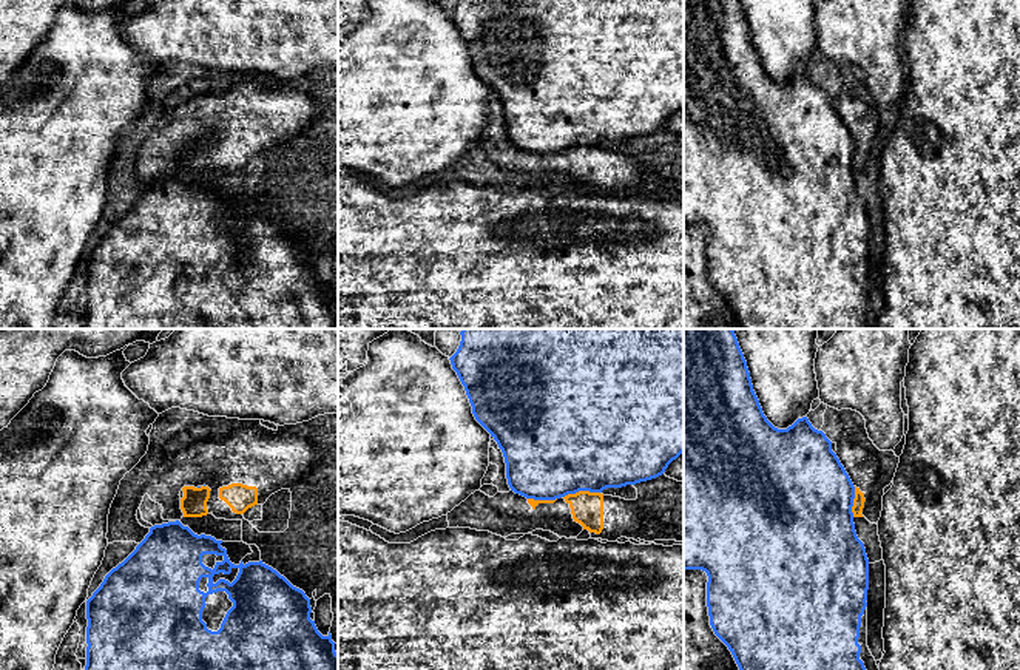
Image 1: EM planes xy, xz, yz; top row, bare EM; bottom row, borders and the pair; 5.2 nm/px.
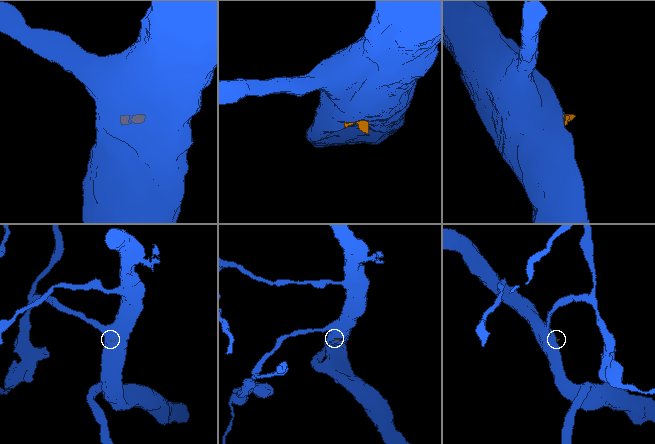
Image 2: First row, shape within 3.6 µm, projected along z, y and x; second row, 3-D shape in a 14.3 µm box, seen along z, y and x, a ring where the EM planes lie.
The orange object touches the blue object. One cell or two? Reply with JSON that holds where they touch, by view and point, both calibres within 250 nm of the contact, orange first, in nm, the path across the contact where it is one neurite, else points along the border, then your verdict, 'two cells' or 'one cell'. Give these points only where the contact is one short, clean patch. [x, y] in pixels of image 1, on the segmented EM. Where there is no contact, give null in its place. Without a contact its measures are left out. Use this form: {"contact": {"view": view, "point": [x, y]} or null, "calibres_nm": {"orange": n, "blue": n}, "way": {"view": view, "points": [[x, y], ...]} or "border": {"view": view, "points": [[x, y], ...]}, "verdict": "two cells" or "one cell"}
{"contact": {"view": "xz", "point": [580, 491]}, "calibres_nm": {"orange": 170, "blue": 500}, "border": {"view": "xz", "points": [[599, 491], [576, 491], [564, 497]]}, "verdict": "two cells"}

